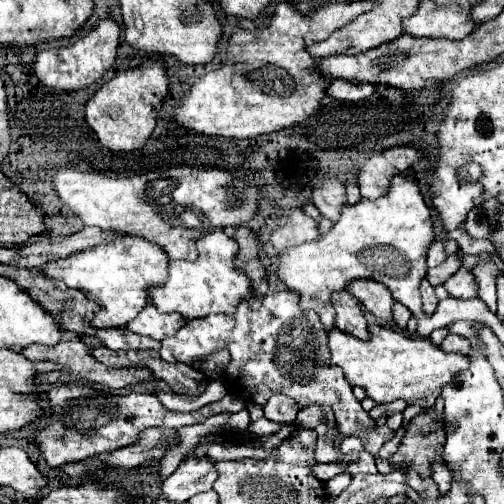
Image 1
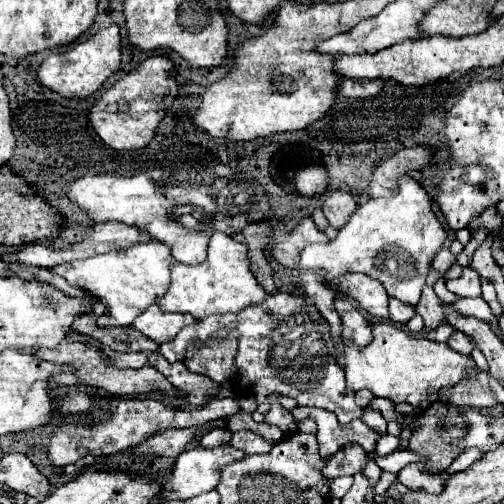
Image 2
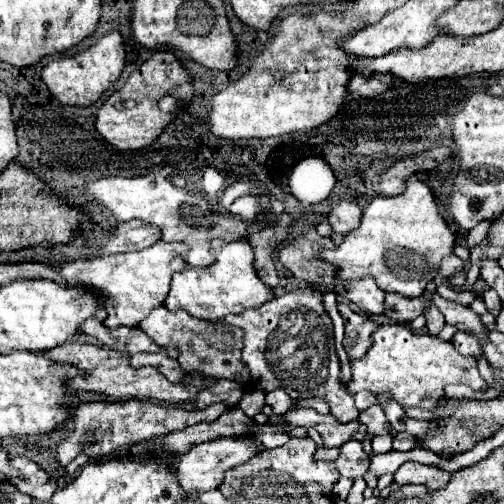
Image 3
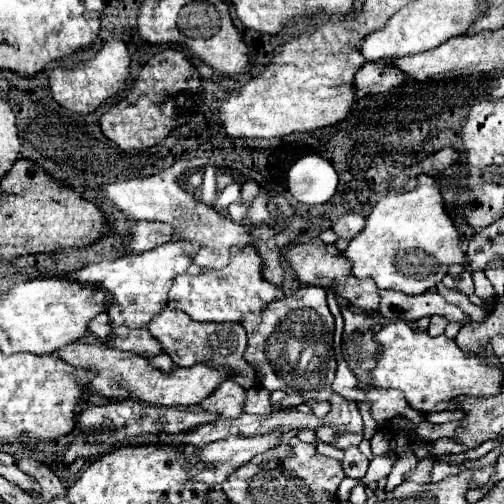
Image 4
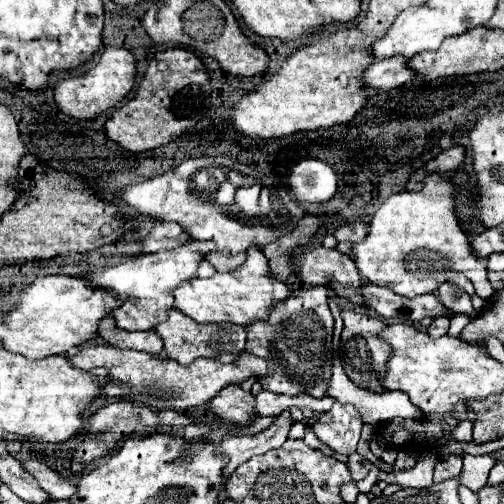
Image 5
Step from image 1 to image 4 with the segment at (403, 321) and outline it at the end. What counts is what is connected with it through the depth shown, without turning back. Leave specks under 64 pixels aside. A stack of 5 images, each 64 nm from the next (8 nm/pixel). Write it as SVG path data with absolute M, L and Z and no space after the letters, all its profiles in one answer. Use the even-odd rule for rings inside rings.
M380 290L382 302L380 302L380 314L390 320L406 320L414 322L422 316L440 314L448 322L460 322L462 326L472 324L472 318L462 312L458 306L448 304L438 292L424 292L418 296L408 296L394 290Z

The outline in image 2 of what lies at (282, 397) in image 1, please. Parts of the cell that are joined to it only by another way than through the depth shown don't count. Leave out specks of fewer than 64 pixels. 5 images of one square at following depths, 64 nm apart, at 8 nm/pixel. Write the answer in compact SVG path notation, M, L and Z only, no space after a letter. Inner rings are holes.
M272 402L268 414L264 416L264 422L278 426L278 428L280 428L282 432L286 432L286 434L298 432L296 420L294 420L294 416L292 416L292 410L286 410L280 402Z

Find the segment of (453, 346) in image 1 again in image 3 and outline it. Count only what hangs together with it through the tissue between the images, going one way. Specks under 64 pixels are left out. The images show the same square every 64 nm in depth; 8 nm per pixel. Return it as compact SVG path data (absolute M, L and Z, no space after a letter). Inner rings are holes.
M456 332L452 344L464 356L480 356L480 340L476 340L476 336L468 336L466 332Z

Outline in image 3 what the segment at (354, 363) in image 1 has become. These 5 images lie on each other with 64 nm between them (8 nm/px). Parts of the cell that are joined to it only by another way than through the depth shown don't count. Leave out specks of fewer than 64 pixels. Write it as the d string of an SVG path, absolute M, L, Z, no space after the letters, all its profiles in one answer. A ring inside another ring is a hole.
M386 324L374 332L370 350L360 360L350 360L352 380L346 384L352 394L370 390L376 396L388 394L400 406L420 406L432 410L444 396L448 384L468 384L474 390L486 390L488 384L478 374L476 358L466 358L456 352L450 342L430 334L412 334L404 324Z

